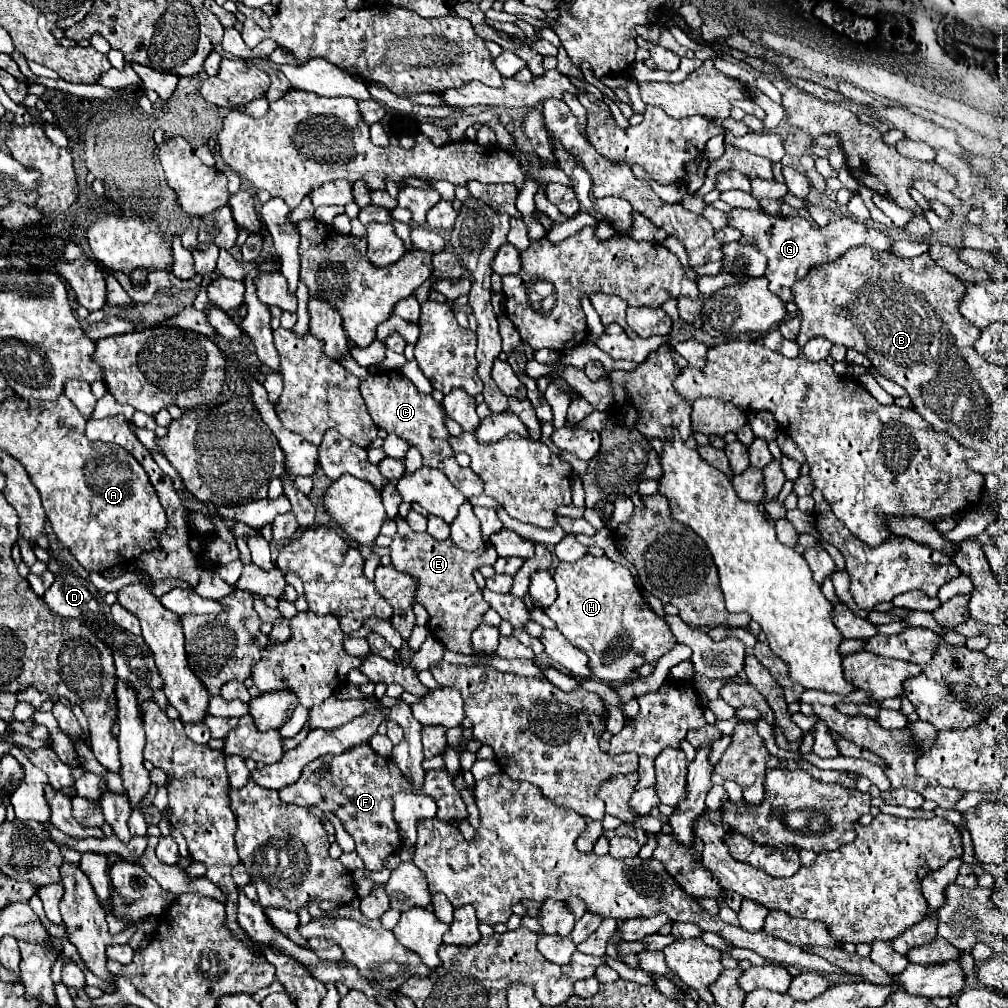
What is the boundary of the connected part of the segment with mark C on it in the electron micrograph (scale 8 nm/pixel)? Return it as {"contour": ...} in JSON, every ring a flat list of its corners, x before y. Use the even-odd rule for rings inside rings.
{"contour":[[385,370,377,374,369,374,367,380,361,382,361,394,367,404,367,410,373,418,373,422,387,430,389,434,397,434,405,442,417,446,423,456,423,464,431,468,439,468,445,472,445,476,451,480,451,484,465,496,481,496,483,494,483,482,471,468,461,468,455,460,455,452,449,442,449,430,445,426,445,410,439,402,433,400,431,394,421,394,409,378,405,378,401,372]]}

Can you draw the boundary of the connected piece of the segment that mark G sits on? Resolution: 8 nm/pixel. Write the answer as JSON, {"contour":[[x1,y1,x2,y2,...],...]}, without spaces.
{"contour":[[731,210,727,212,727,224,741,232,741,242,751,244,755,250,767,256,765,278,769,280,769,290,783,302,793,300,793,292,789,292,793,282,801,280,801,276,815,268,815,264,837,260,843,256,843,252,847,252,847,248,855,248,859,244,867,244,875,248,875,252,885,252,891,246,891,240,883,232,851,218,837,218,825,228,813,230,803,218,773,218,765,216,759,210]]}

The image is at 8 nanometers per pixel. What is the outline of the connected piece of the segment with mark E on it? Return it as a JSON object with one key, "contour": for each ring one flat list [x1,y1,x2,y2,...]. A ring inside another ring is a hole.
{"contour":[[473,508,475,516,481,522,481,532,485,540,485,550,483,552,465,552,457,548,451,540,437,542,433,536,427,536,427,532,413,532,405,518,397,516,397,534,393,536,391,542,391,564,397,570,411,572,413,576,419,578,419,588,415,600,427,610,429,614,429,632,445,644,445,648,459,652,459,654,473,654,471,650,471,632,481,624,483,614,489,610,489,604,483,600,481,590,475,584,473,572,479,570,485,564,495,564,497,552,495,546,491,544,491,534,499,532,503,528,503,522,499,520,497,512,493,508]]}

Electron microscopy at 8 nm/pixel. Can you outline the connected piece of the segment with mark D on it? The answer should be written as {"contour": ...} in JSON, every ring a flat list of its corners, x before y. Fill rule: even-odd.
{"contour":[[47,524,47,536,49,536,49,542,51,542,51,554,55,556,55,560,49,562,49,570,55,574,55,584,43,596,45,606,51,608,53,614,59,614,63,618,75,618,75,620,79,620,95,636,99,636,99,640,105,642,107,648,111,648,111,652,113,652,113,660,115,660,115,668,117,668,117,678,127,680,137,690,139,704,143,700,149,700,151,698,151,690,153,688,163,688,163,682,161,682,161,678,157,674,157,668,155,668,151,650,147,648,143,636,135,636,131,632,123,632,123,628,119,628,113,622,109,604,103,602,103,598,97,592,97,588,89,582,89,572,85,572,77,564,77,560,69,554,69,550,59,544,59,540,51,532,51,526,49,524]]}

